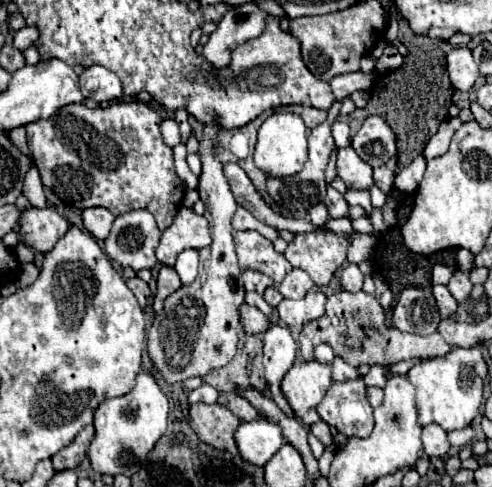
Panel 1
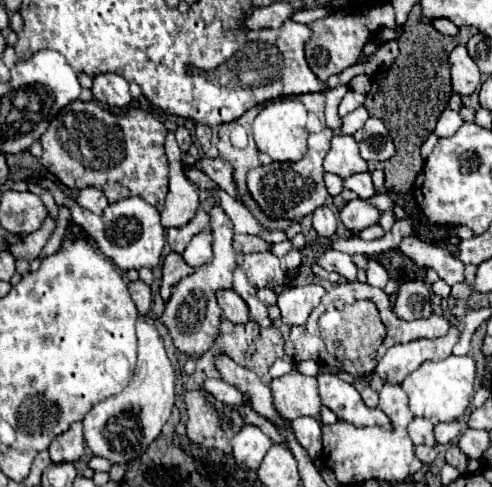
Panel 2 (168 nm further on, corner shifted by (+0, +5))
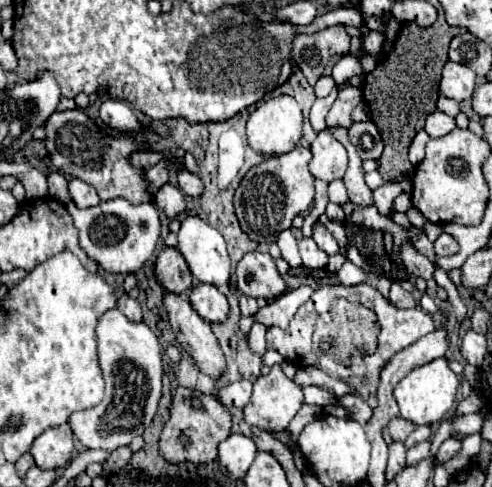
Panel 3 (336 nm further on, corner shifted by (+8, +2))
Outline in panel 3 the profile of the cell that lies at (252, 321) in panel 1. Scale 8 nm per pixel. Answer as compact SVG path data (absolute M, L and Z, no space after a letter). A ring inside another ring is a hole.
M196 285L190 293L190 303L194 311L208 323L220 323L228 319L228 299L214 285Z

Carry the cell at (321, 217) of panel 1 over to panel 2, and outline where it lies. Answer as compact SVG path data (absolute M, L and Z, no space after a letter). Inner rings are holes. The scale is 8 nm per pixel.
M328 206L316 208L314 214L312 214L312 218L314 218L314 230L320 236L324 236L324 238L334 236L334 232L338 228L338 218L336 218L336 214Z

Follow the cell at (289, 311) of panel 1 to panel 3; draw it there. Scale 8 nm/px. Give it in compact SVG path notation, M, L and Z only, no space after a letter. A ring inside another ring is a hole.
M302 285L298 289L286 291L284 295L270 301L266 307L262 307L254 317L256 317L256 321L264 323L266 327L276 325L280 329L288 329L288 325L294 319L298 307L304 305L310 299L312 293L314 293L314 289L308 287L308 285Z

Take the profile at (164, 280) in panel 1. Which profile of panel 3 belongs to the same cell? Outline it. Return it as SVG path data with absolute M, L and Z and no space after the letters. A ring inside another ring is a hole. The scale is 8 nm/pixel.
M164 247L156 259L156 279L166 293L186 295L192 289L192 273L182 257L182 253L174 247Z

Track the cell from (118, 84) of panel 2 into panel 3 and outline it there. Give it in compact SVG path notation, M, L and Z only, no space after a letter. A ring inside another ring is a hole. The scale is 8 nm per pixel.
M104 99L100 105L100 119L118 131L140 131L140 123L130 111L130 107L120 99Z

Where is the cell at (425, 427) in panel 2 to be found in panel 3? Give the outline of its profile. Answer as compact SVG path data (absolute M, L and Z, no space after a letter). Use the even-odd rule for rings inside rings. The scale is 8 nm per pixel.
M396 417L390 421L388 425L388 435L394 439L394 441L406 441L406 437L416 429L416 425L412 425L410 421L402 419L402 417Z

